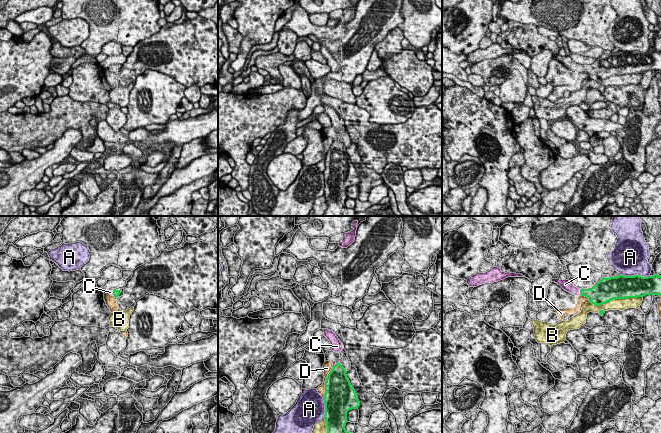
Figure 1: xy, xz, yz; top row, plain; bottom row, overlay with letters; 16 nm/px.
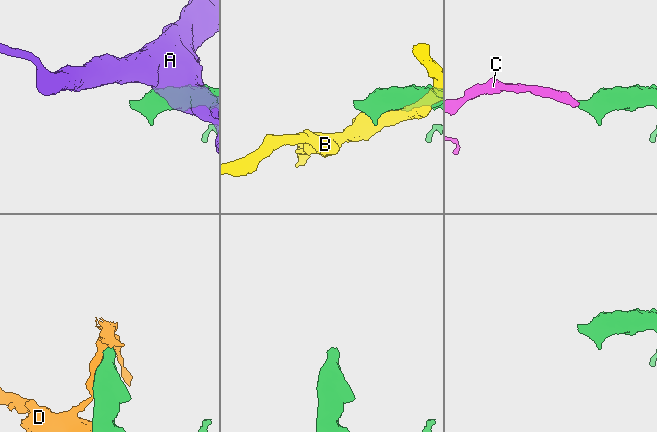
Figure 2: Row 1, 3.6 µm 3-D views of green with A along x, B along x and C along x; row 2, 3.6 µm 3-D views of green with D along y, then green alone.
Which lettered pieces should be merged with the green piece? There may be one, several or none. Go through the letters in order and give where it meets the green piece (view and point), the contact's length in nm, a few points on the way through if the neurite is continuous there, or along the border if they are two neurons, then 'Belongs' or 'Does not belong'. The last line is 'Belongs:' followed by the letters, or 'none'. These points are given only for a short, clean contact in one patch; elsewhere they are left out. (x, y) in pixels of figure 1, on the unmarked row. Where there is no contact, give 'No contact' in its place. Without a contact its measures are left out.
A: Touches green at yz (635, 51). Shared border 480 nm. Does not belong
B: Touches green at yz (615, 74). Shared border 850 nm. Does not belong
C: Touches green at yz (580, 68). Shared border 80 nm. Belongs
D: Touches green at xz (325, 157). Shared border 550 nm. Does not belong
Belongs: C

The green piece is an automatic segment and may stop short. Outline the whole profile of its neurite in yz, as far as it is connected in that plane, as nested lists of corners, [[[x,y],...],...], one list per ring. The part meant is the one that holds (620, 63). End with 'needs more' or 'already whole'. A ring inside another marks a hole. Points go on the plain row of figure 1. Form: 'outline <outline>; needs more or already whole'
outline [[[639,51],[616,53],[603,53],[592,64],[579,65],[569,56],[552,55],[565,67],[575,72],[585,72],[594,81],[602,81],[613,75],[637,74],[646,71],[659,71],[661,73],[661,52],[642,53]]]; needs more

